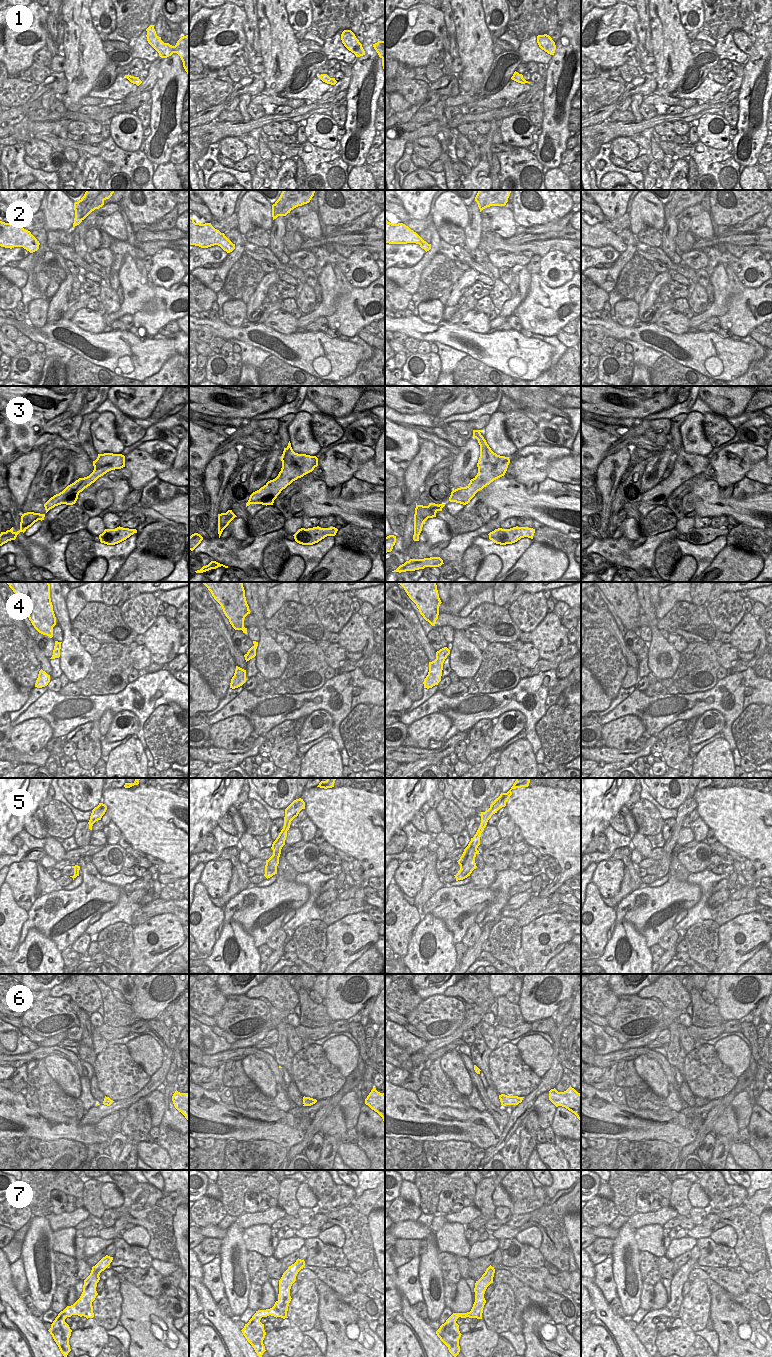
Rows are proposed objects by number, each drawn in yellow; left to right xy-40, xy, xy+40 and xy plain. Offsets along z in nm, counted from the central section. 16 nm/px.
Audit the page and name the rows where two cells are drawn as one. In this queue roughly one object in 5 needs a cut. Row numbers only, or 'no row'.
3.

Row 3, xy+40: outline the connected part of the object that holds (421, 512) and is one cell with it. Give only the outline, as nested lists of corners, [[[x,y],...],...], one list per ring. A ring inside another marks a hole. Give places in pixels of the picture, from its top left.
[[[416,503],[415,508],[415,514],[414,517],[417,519],[427,519],[427,518],[433,518],[436,517],[436,513],[438,511],[442,511],[442,508],[445,506],[445,504],[435,504],[435,503],[429,503],[428,506],[418,505]]]

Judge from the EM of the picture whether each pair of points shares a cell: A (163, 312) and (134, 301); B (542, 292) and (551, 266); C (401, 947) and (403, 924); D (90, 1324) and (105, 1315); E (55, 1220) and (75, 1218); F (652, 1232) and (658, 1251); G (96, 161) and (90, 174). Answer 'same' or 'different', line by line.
A: different
B: different
C: same
D: different
E: same
F: same
G: same

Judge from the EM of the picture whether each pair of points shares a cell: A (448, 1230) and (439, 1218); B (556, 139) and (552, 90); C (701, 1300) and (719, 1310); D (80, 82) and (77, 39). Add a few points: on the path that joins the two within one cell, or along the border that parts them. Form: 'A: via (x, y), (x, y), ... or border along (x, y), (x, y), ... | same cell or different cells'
A: border along (466, 1226), (457, 1222), (446, 1222), (434, 1232) | different cells
B: via (555, 127), (553, 102) | same cell
C: border along (707, 1287), (710, 1293), (709, 1317) | different cells
D: via (80, 71), (80, 50) | same cell

